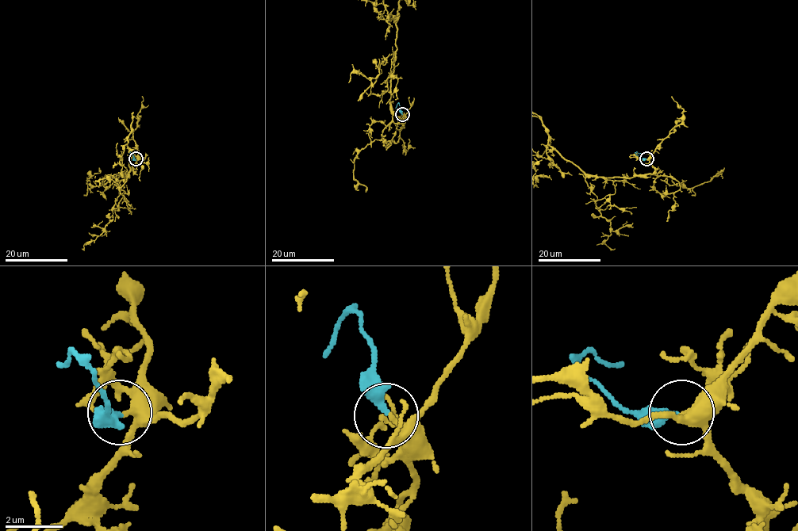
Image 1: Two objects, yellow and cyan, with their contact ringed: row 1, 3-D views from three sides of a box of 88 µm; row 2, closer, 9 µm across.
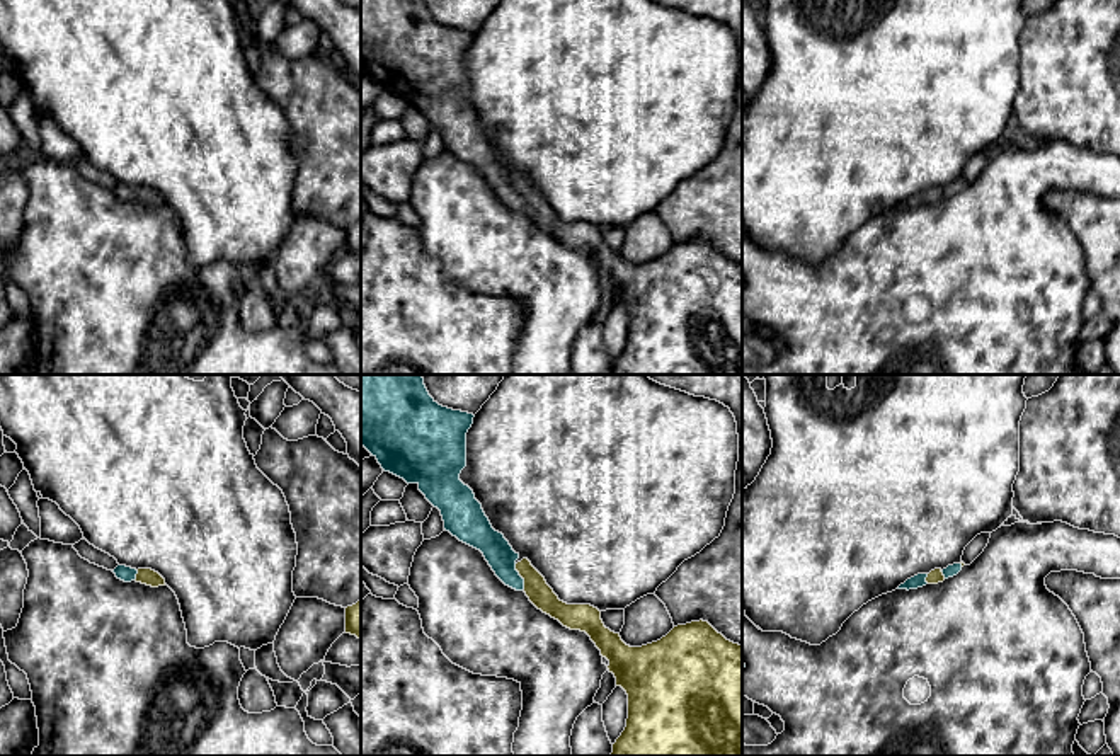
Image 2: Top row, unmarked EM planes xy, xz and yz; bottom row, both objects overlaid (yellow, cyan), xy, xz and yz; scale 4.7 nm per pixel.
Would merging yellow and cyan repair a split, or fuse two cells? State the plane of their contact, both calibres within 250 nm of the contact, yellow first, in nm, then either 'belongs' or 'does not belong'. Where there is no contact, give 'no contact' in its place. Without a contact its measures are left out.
xz | 110/140 nm | belongs

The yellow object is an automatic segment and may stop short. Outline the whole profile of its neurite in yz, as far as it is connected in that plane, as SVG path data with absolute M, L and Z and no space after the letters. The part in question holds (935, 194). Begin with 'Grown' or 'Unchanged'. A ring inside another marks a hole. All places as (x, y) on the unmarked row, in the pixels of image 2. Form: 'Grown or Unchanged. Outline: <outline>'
Grown. Outline: M960 180L960 182L948 184L943 189L934 187L929 192L917 192L917 194L907 198L904 203L900 203L897 208L907 208L909 209L909 208L923 206L926 203L943 201L945 198L957 194L962 189L963 184L965 182Z

